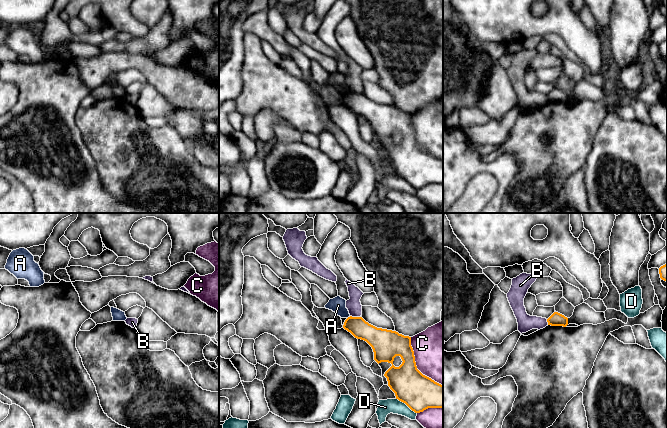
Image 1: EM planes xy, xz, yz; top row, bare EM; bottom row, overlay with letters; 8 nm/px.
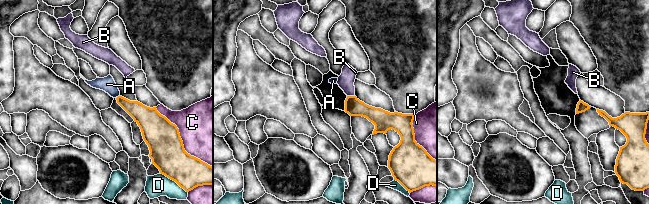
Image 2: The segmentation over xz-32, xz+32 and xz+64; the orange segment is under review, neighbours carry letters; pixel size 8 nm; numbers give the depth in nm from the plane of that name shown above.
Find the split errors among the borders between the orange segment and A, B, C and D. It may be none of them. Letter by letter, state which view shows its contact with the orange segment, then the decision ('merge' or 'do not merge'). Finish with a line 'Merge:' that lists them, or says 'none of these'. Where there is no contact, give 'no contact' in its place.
A: xz | do not merge
B: xz | do not merge
C: xz | do not merge
D: xz | do not merge
Merge: none of these

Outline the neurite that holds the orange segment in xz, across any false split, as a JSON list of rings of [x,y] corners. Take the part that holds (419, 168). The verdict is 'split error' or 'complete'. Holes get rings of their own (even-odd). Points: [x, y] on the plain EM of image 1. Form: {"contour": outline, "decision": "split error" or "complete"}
{"contour": [[[348,93],[343,104],[372,123],[374,136],[378,140],[392,140],[384,152],[396,175],[405,179],[415,189],[428,184],[443,184],[443,161],[417,145],[411,113],[377,104],[362,93]],[[396,132],[400,132],[403,137],[399,143],[393,141]]], "decision": "complete"}

